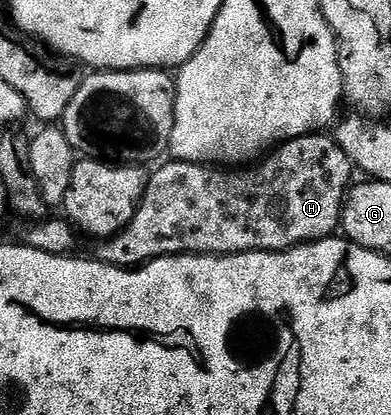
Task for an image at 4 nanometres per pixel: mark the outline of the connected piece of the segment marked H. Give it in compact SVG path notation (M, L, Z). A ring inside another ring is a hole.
M315 133L313 135L305 135L304 137L296 137L295 139L290 139L288 142L281 144L273 150L269 152L259 162L257 165L259 167L251 166L249 169L251 171L246 171L243 175L233 175L233 170L230 169L219 169L217 166L214 165L203 165L201 163L179 163L177 161L169 161L170 163L163 162L161 166L162 168L159 169L158 172L151 174L149 176L148 182L146 184L146 192L144 193L144 197L142 198L142 203L138 207L138 212L134 215L134 220L130 222L125 229L123 229L121 235L114 236L113 239L109 241L102 241L97 244L98 252L96 252L96 258L99 263L107 263L109 267L125 267L127 269L137 269L147 263L151 263L154 259L162 259L166 255L239 255L240 253L244 253L245 251L286 251L290 247L298 247L302 243L315 243L317 239L329 239L331 236L335 234L339 230L341 221L342 221L342 205L346 201L346 192L350 190L352 186L352 178L350 179L350 174L355 174L356 168L353 163L351 163L350 158L344 153L344 149L340 149L340 145L338 144L337 138L331 137L329 139L329 134L326 133Z

